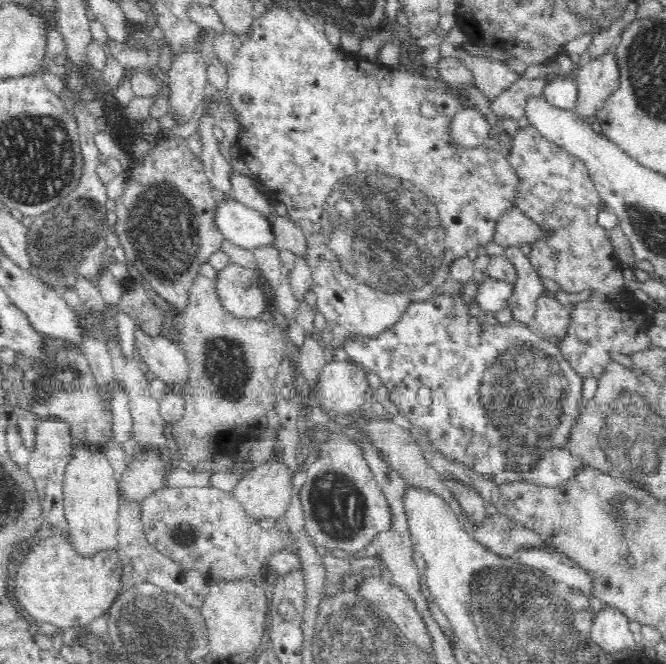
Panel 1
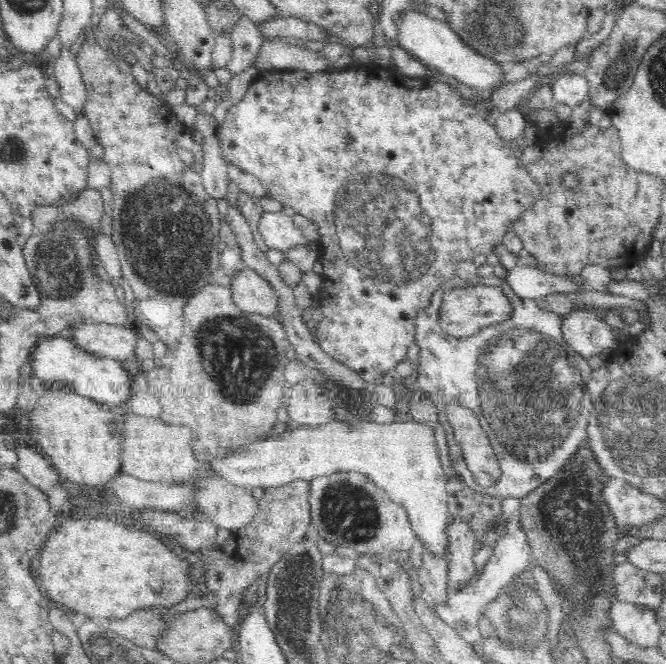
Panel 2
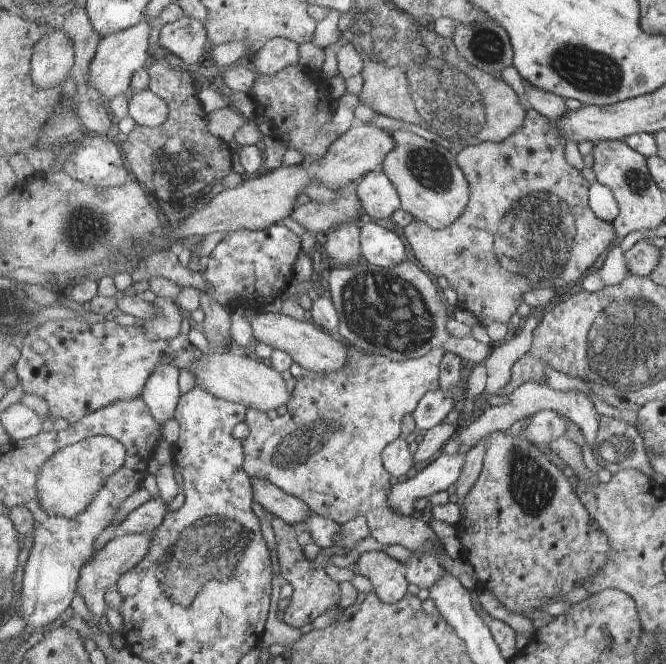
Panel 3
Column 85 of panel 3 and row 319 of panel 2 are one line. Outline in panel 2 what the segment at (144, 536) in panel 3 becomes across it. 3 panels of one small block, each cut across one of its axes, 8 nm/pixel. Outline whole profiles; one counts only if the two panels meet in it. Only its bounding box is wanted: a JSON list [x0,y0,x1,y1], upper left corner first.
[563,310,619,360]

